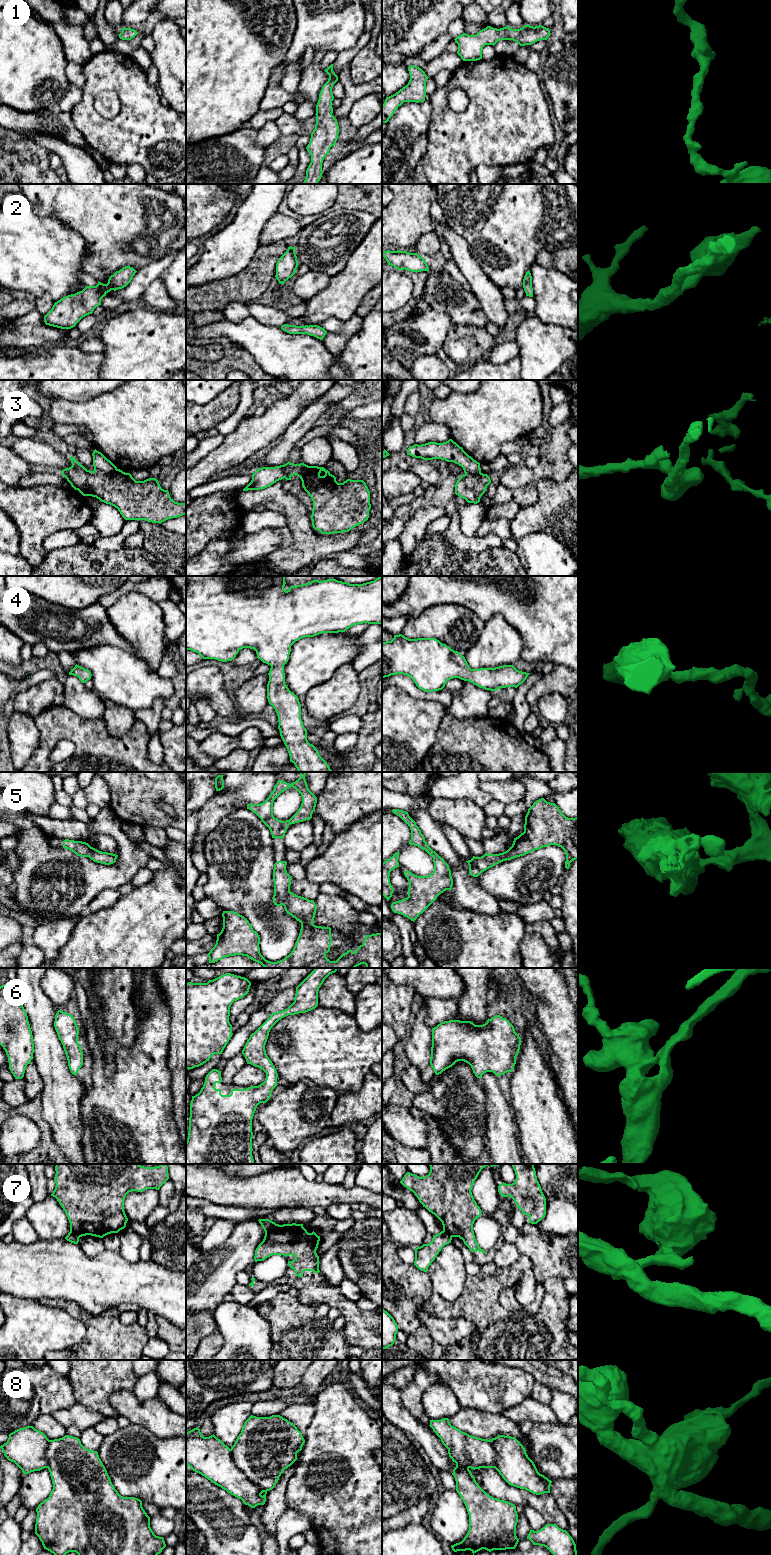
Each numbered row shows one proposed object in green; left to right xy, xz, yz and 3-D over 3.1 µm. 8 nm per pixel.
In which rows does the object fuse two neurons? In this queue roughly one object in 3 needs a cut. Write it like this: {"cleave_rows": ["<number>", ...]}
{"cleave_rows": ["3", "7"]}

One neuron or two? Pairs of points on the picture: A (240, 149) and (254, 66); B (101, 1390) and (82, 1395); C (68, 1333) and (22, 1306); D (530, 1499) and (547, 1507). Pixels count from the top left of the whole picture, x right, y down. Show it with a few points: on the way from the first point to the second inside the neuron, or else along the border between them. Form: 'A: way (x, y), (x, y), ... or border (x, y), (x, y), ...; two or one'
A: border (243, 126), (221, 135); two
B: way (96, 1390), (87, 1391); one
C: way (57, 1330), (44, 1328), (33, 1317); one
D: way (534, 1501), (543, 1503); one

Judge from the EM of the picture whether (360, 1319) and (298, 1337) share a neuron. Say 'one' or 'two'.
two

